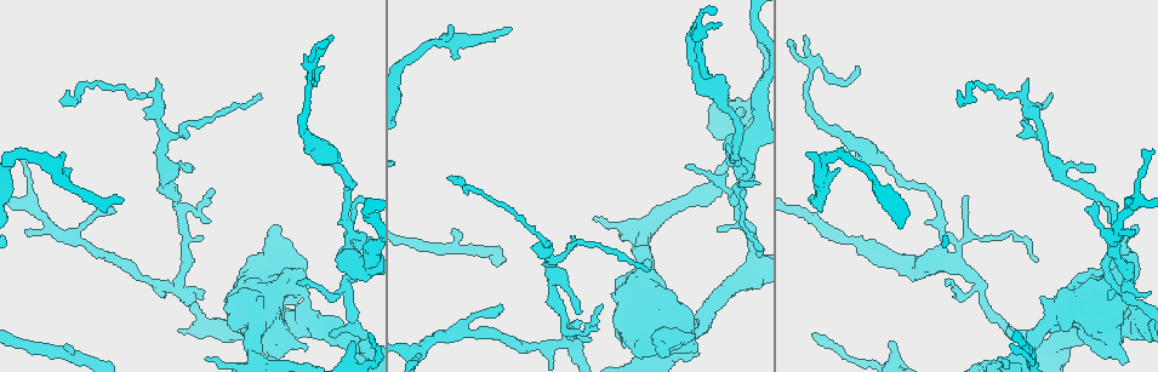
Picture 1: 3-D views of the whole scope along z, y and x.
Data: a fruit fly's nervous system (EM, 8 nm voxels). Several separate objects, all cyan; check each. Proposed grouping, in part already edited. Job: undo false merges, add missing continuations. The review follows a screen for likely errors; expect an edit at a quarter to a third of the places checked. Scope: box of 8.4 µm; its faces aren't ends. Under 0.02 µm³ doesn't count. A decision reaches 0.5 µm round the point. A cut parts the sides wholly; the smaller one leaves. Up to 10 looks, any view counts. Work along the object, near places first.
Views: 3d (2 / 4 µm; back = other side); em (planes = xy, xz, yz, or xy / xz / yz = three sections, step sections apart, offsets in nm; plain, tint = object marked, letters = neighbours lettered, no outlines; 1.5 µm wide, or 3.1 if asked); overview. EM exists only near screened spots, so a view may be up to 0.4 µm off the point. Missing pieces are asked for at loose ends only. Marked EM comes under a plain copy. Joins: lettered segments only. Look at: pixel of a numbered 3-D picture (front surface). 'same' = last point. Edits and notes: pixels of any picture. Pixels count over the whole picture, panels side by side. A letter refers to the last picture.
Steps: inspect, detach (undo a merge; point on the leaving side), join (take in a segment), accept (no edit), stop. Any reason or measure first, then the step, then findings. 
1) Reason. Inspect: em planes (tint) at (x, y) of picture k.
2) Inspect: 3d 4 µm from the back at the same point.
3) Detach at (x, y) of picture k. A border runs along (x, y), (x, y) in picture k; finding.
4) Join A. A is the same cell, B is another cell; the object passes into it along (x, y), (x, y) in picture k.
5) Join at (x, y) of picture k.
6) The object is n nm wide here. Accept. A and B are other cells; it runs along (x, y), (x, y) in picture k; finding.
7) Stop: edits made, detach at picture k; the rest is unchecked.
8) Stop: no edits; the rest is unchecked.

Inspect: em yz step 4 (letters) at (258, 93) of picture 1.

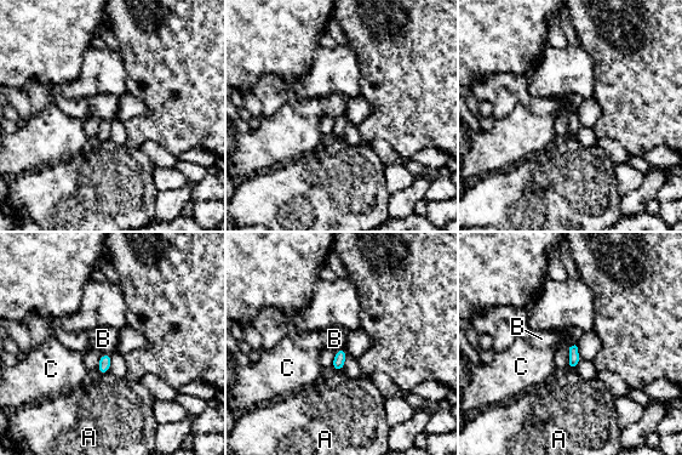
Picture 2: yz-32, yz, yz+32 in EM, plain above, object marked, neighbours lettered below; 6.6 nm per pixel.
Inspect: em planes (letters) at the same point.

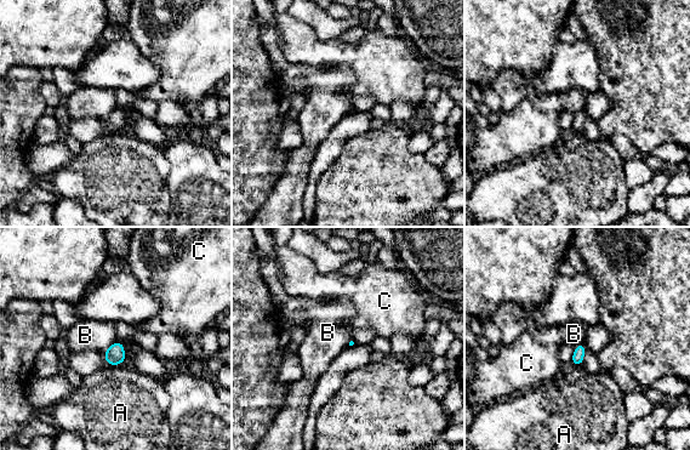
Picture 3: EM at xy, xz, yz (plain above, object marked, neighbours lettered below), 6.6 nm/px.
Accept. A, B and C are other cells; a border runs along (118, 340), (103, 352) in picture 3; no lettered segment goes on from it.

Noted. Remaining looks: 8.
A fork. Inspect: em xy step 4 (tint) at (178, 289) of picture 1.

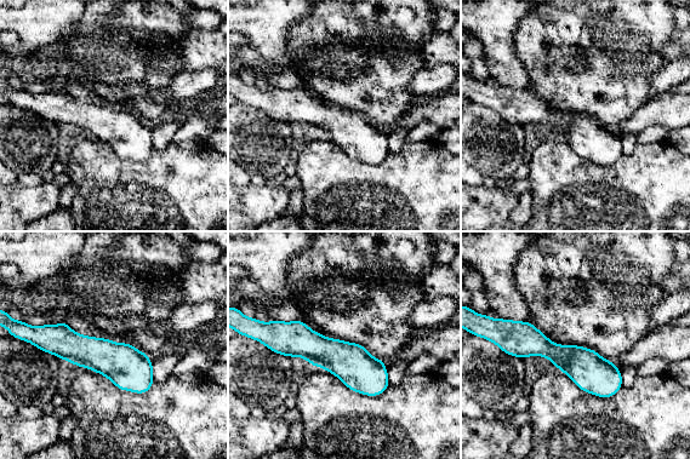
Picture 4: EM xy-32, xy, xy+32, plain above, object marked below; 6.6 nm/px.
Cut it another way. Inspect: em planes (letters) at the same point.

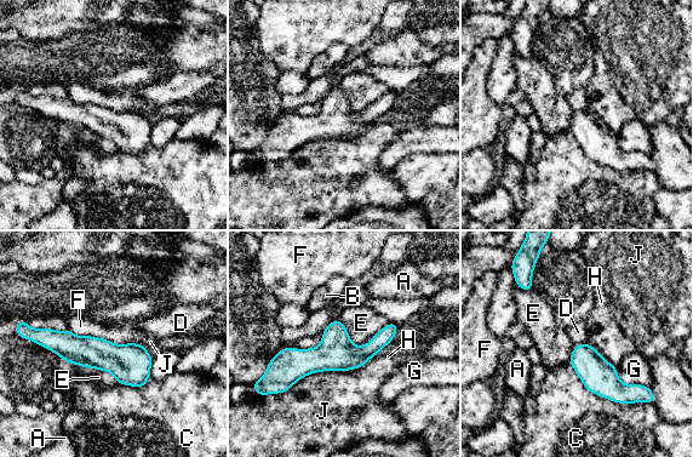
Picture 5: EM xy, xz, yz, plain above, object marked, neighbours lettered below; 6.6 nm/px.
The object is 200 nm wide here. Accept. A, B, C, D, E, F, G, H and J are other cells; it runs along (394, 326), (358, 356), (297, 363), (274, 384) in picture 5; all the same cell.

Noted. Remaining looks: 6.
Four or more arms meet. Inspect: em xy step 8 (letters) at (943, 257) of picture 1.

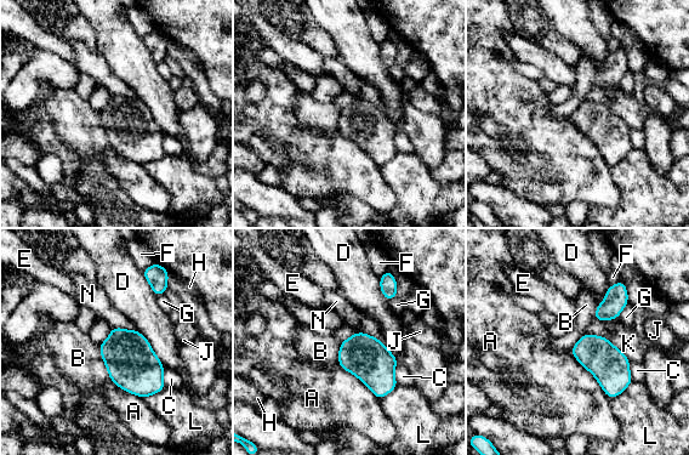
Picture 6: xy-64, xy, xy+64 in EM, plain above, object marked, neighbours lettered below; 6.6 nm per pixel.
The object is 320 nm wide here. Accept. A, B, C, D, E, F, G, H, J, K, L and N are other cells; a border runs along (97, 345), (110, 379) in picture 6; one cell here.

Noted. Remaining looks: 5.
Inspect: 3d 2 µm at (809, 201) of picture 1.

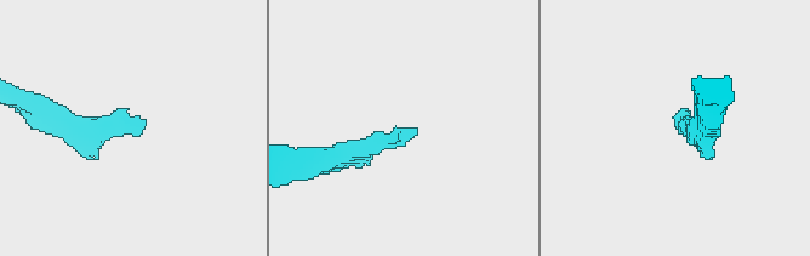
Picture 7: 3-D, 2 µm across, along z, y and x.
Inspect: em planes (letters) at (141, 119) of picture 7.

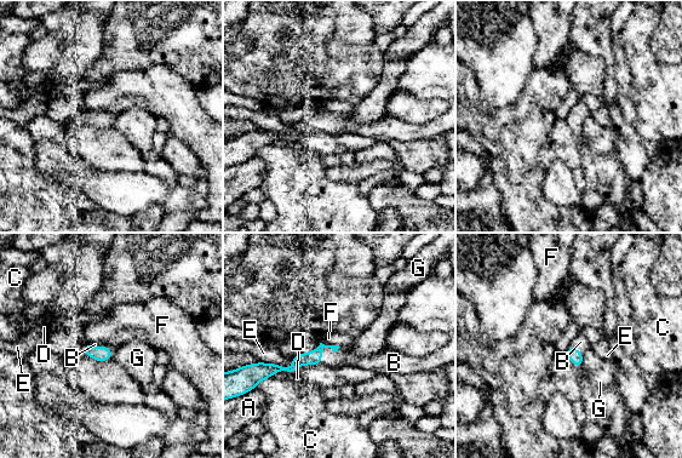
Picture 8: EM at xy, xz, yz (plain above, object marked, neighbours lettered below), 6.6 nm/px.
Join B. B is the same cell, A, C, D, E, F and G are other cells; the cell continues.

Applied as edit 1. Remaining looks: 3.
Stop: edits made, join at picture 8; the rest is unchecked.

